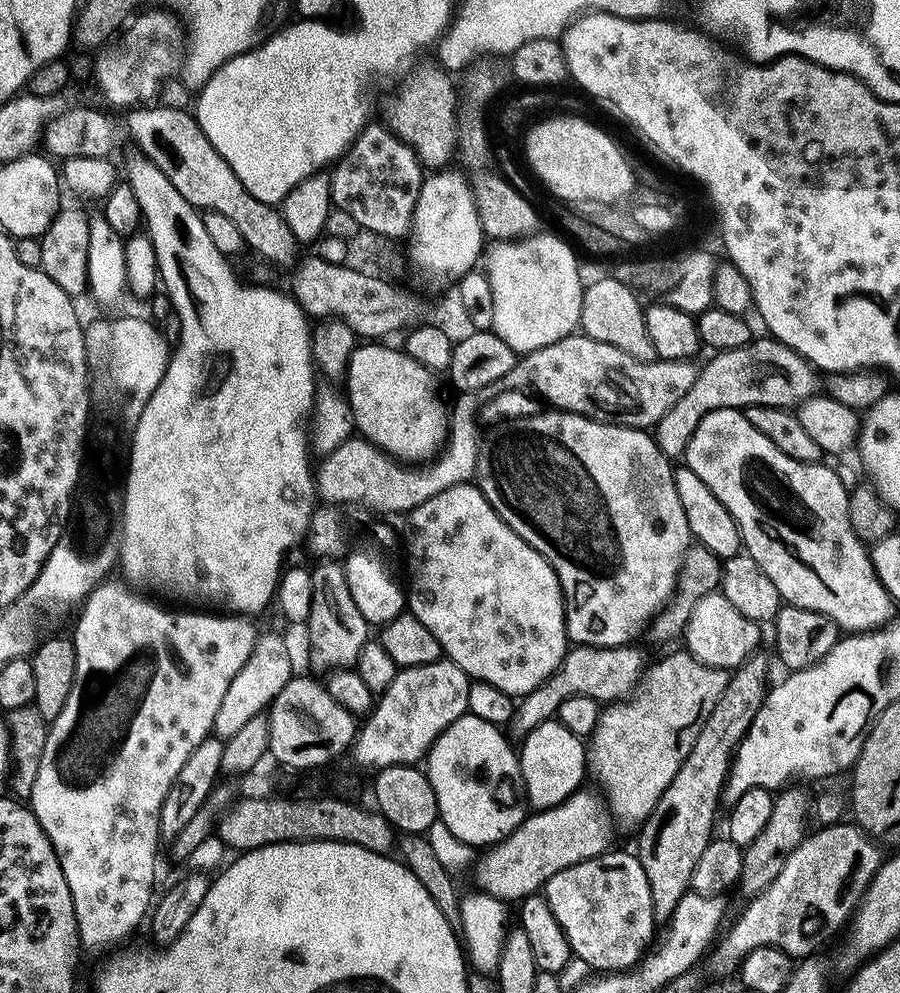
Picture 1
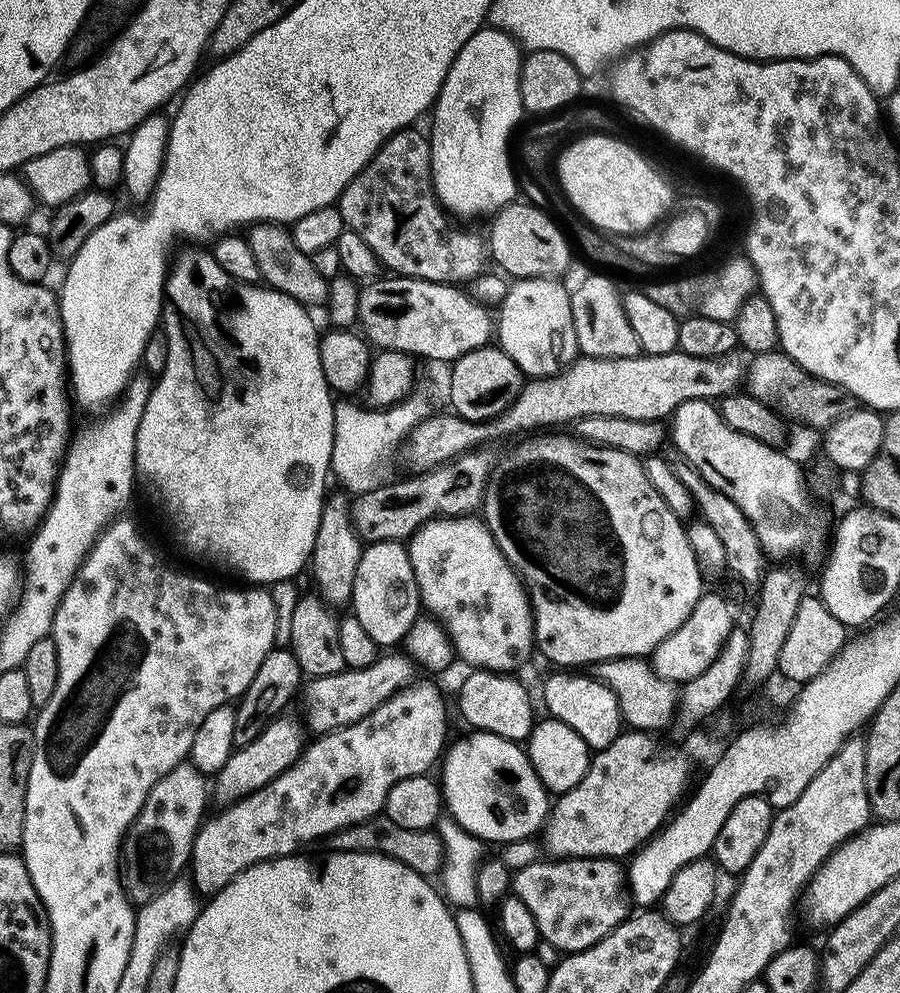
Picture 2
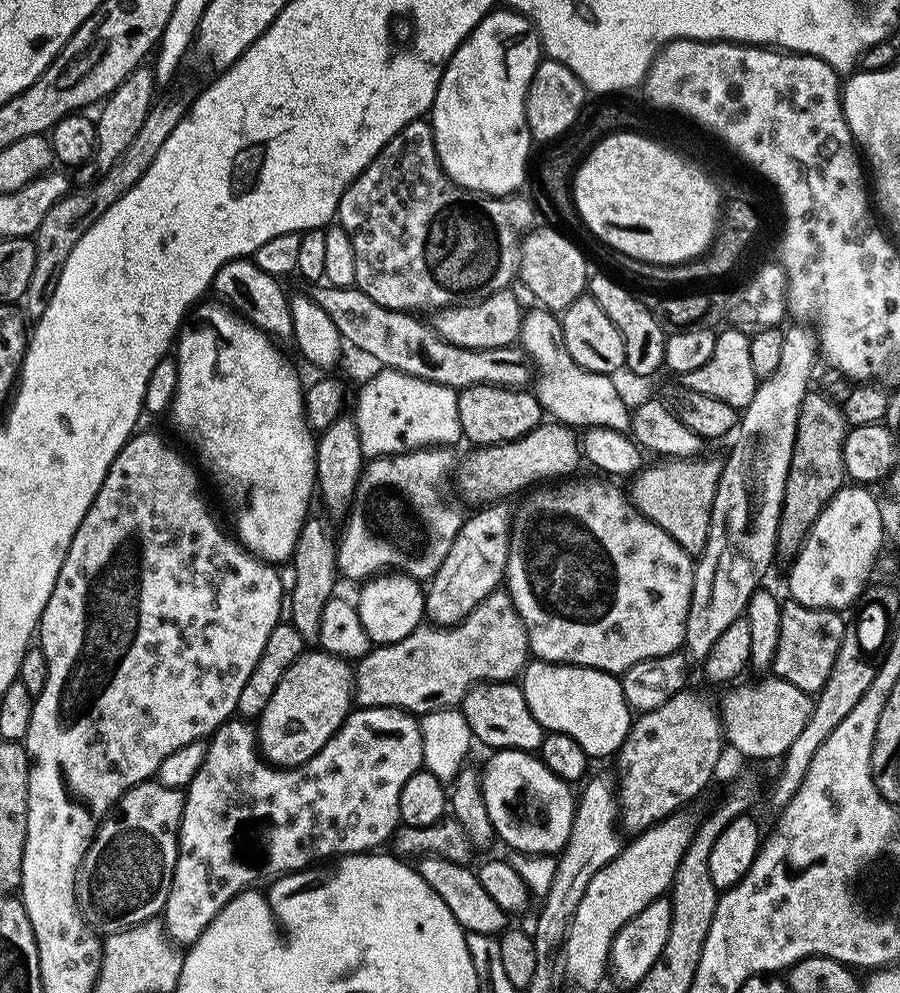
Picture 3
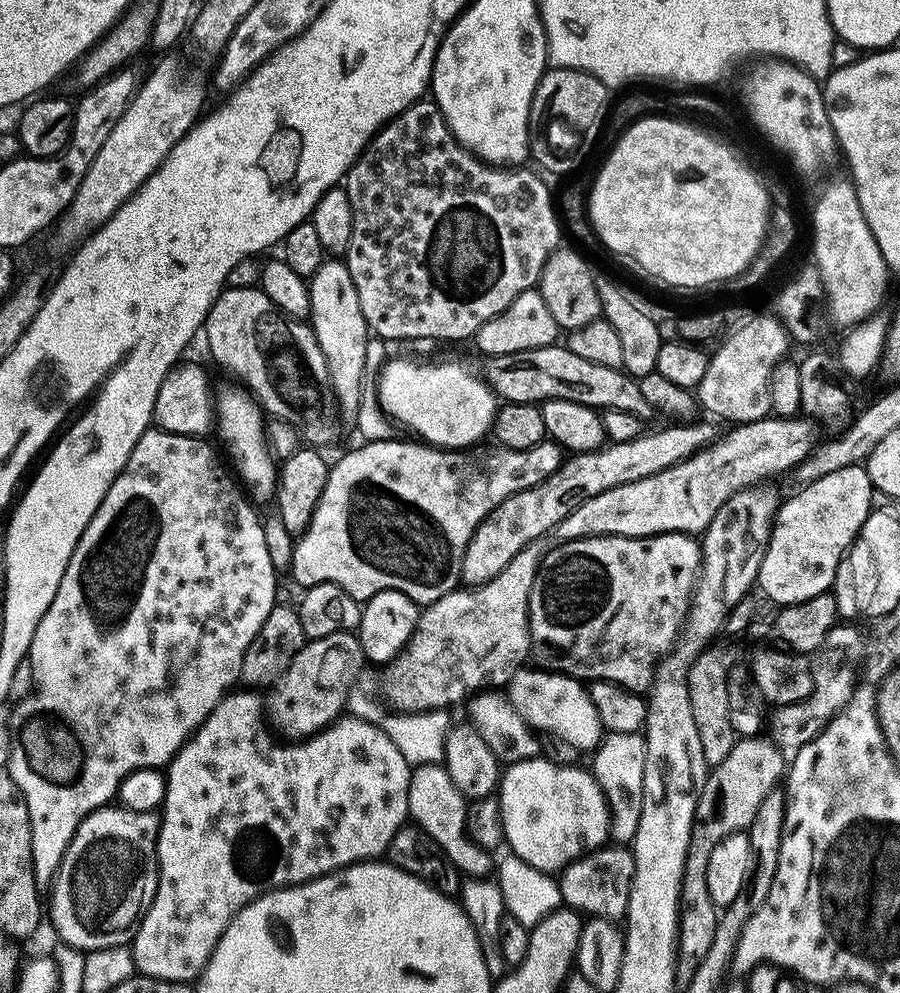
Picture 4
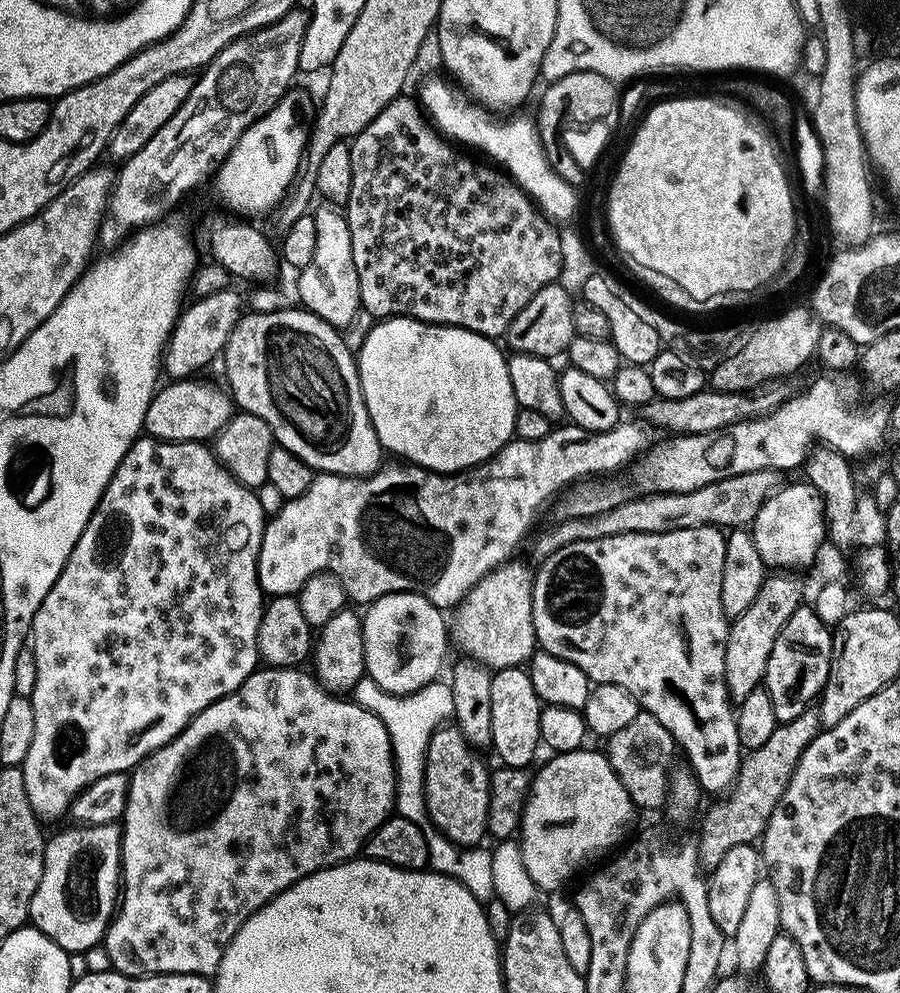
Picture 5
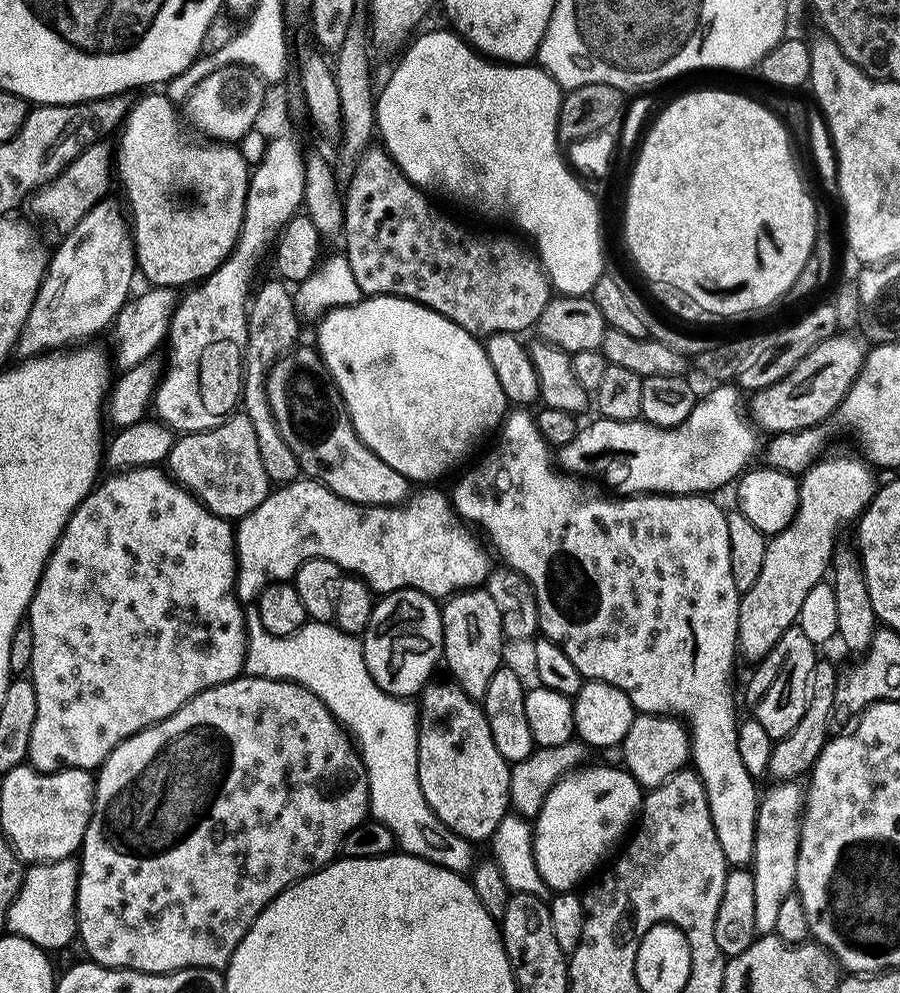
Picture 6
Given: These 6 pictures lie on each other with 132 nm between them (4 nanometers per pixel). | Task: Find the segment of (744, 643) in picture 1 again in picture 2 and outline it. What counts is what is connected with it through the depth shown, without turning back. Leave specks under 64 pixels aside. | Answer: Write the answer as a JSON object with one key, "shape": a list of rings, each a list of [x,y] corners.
{"shape":[[[711,590],[705,591],[694,610],[690,610],[690,618],[686,618],[686,622],[682,622],[674,634],[667,636],[653,650],[650,657],[652,669],[663,680],[687,682],[698,678],[698,674],[702,674],[716,661],[733,627],[732,612],[728,609],[727,602],[722,597],[715,596]]]}

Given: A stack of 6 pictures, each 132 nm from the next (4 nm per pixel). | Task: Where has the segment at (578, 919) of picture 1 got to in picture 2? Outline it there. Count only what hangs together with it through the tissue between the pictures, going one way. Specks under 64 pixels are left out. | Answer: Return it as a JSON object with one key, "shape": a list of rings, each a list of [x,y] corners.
{"shape":[[[541,858],[530,866],[511,873],[511,895],[522,898],[526,910],[534,914],[534,922],[543,943],[554,946],[561,954],[581,952],[606,938],[630,915],[630,892],[626,887],[626,872],[616,858]]]}

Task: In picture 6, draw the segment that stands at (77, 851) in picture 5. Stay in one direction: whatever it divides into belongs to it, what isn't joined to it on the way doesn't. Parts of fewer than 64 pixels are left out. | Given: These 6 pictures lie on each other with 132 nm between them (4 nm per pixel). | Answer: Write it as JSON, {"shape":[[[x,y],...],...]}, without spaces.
{"shape":[[[75,859],[48,860],[45,864],[33,864],[25,871],[24,881],[20,892],[14,898],[14,902],[8,908],[6,921],[7,931],[14,936],[21,936],[30,942],[37,944],[45,950],[52,948],[64,948],[71,945],[77,939],[76,930],[76,887],[80,881],[80,865]]]}

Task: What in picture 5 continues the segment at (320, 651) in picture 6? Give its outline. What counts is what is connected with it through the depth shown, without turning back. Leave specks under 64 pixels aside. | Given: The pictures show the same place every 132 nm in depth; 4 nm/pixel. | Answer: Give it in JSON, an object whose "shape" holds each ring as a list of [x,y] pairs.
{"shape":[[[435,680],[406,696],[392,693],[377,693],[376,713],[390,734],[392,753],[396,762],[396,802],[399,815],[410,818],[410,822],[423,826],[428,843],[428,864],[431,871],[454,878],[482,902],[495,897],[494,866],[491,851],[484,846],[460,848],[450,842],[429,822],[428,809],[424,807],[424,768],[429,740],[438,728],[443,727],[453,717],[453,692],[451,685],[443,680]]]}

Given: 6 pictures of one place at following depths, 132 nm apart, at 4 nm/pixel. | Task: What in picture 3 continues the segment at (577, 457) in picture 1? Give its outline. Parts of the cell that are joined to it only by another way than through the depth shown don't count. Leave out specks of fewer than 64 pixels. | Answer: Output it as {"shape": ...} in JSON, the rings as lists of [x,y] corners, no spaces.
{"shape":[[[596,478],[600,480],[584,480],[581,484],[568,484],[565,488],[552,488],[556,486],[548,486],[545,492],[540,492],[532,501],[528,504],[528,512],[524,512],[515,517],[512,525],[512,545],[510,546],[510,554],[508,555],[508,575],[506,577],[506,591],[509,596],[512,597],[514,606],[518,610],[518,614],[522,618],[524,628],[528,632],[528,646],[531,655],[538,660],[548,660],[552,664],[576,664],[579,668],[597,668],[603,672],[611,672],[613,674],[623,674],[623,672],[630,666],[634,666],[638,662],[643,660],[649,660],[650,658],[658,658],[659,656],[668,656],[672,652],[680,652],[682,645],[684,644],[684,635],[686,634],[686,618],[688,617],[688,611],[690,610],[690,598],[692,597],[692,573],[694,571],[694,560],[686,550],[682,548],[666,532],[661,526],[658,526],[654,521],[650,521],[641,513],[637,511],[635,505],[631,499],[620,488],[615,488],[613,481],[608,478]]]}

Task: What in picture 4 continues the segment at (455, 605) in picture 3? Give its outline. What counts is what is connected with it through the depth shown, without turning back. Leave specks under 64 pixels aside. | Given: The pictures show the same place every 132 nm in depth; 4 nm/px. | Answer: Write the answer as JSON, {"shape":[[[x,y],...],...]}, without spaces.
{"shape":[[[676,422],[671,425],[673,428],[664,428],[661,432],[645,431],[630,442],[608,442],[603,448],[595,448],[592,452],[569,455],[561,463],[560,469],[550,474],[550,478],[506,498],[502,506],[495,508],[481,522],[474,532],[474,538],[470,540],[470,546],[466,548],[461,581],[468,586],[490,582],[526,545],[547,537],[558,526],[558,522],[582,506],[586,498],[594,498],[594,494],[602,494],[602,490],[610,490],[614,486],[638,482],[639,479],[648,478],[690,459],[718,436],[715,423],[700,423]]]}

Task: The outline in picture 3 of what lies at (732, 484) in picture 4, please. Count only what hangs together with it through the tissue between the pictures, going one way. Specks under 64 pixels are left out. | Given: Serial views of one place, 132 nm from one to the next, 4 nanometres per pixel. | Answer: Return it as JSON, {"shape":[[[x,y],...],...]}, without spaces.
{"shape":[[[702,457],[672,458],[658,462],[660,464],[656,466],[645,467],[633,477],[631,481],[631,484],[633,483],[632,492],[630,488],[630,499],[637,511],[666,530],[691,556],[698,556],[705,548],[706,540],[709,537],[710,514],[713,512],[714,494],[723,468],[723,463],[719,459],[716,461],[712,458]]]}

